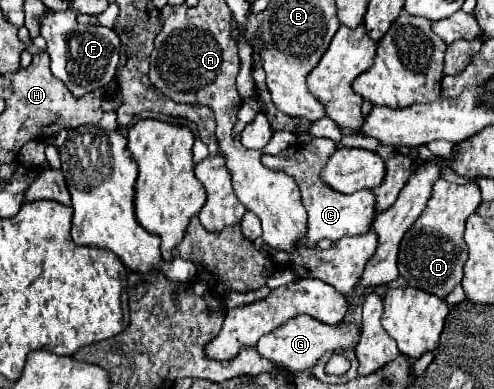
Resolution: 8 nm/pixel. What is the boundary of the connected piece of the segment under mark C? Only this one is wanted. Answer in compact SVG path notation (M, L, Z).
M312 139L310 143L294 143L288 149L284 149L278 155L262 155L262 165L270 167L274 171L282 171L290 175L302 193L302 203L308 211L308 233L306 233L306 245L316 245L320 239L338 241L348 235L360 235L366 233L372 225L372 219L376 215L376 201L374 193L370 189L356 191L352 195L342 195L330 189L328 185L322 185L320 181L320 169L326 165L330 155L334 153L336 143L330 139Z

